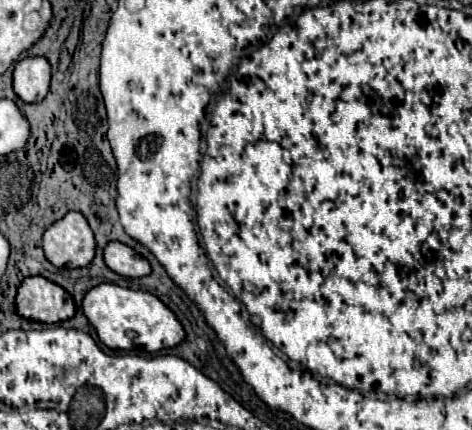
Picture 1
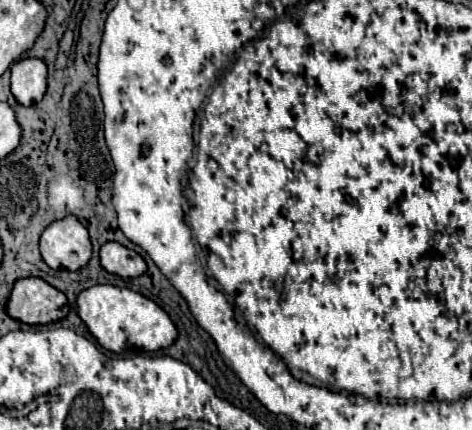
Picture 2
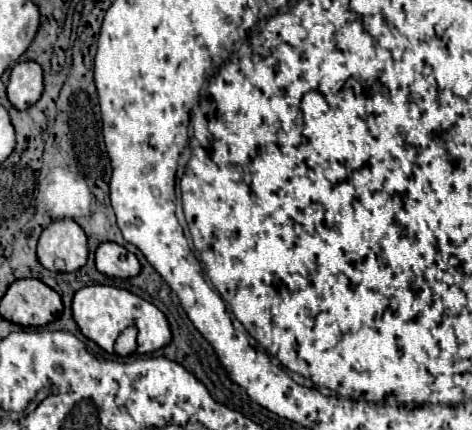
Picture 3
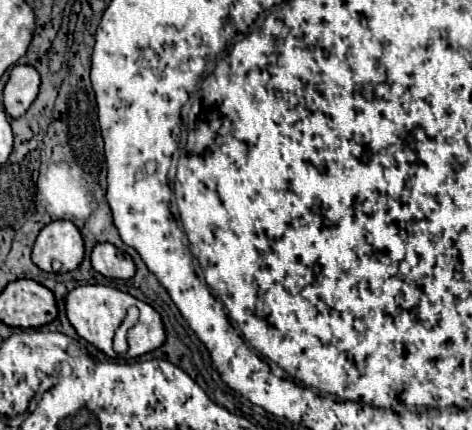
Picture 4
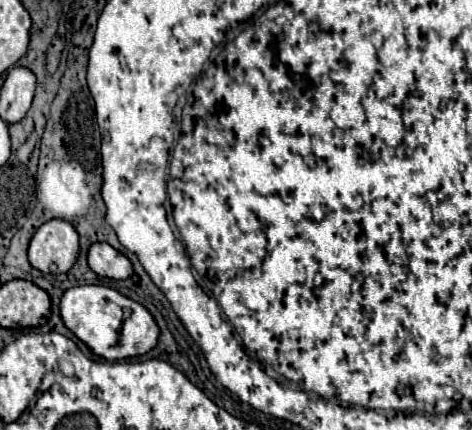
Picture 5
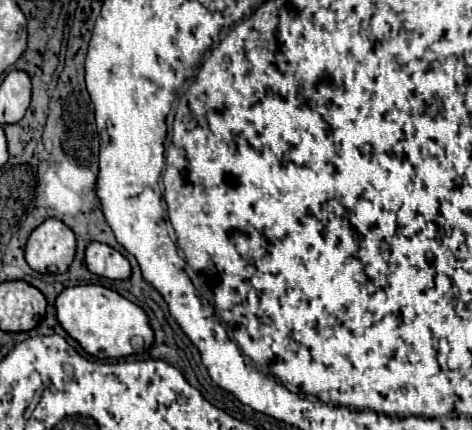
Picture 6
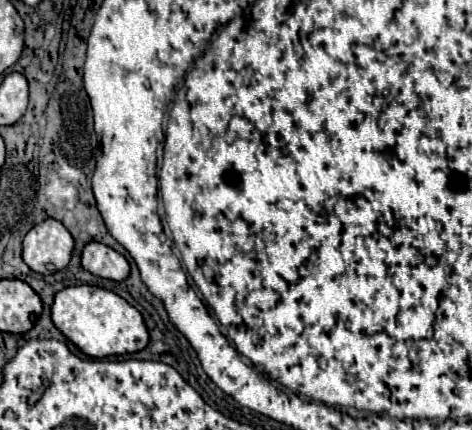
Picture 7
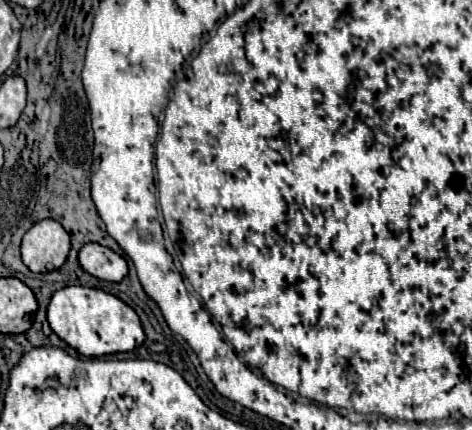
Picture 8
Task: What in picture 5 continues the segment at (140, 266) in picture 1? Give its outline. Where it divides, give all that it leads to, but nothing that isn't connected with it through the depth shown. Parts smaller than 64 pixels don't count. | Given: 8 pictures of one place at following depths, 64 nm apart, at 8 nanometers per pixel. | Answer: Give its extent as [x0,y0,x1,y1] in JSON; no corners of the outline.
[88,242,132,280]

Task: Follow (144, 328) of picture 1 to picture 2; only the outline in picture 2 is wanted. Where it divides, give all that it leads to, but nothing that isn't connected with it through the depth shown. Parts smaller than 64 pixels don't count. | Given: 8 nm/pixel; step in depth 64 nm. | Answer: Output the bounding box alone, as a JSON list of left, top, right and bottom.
[78,284,176,352]

